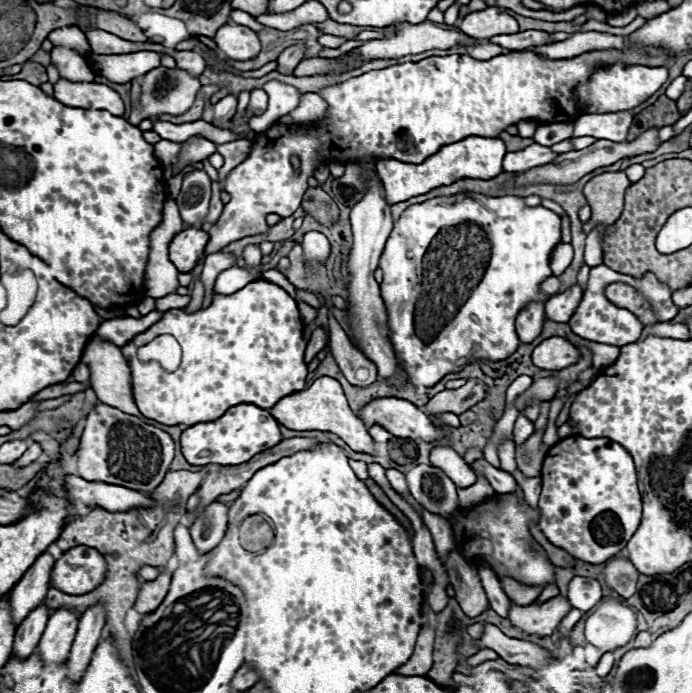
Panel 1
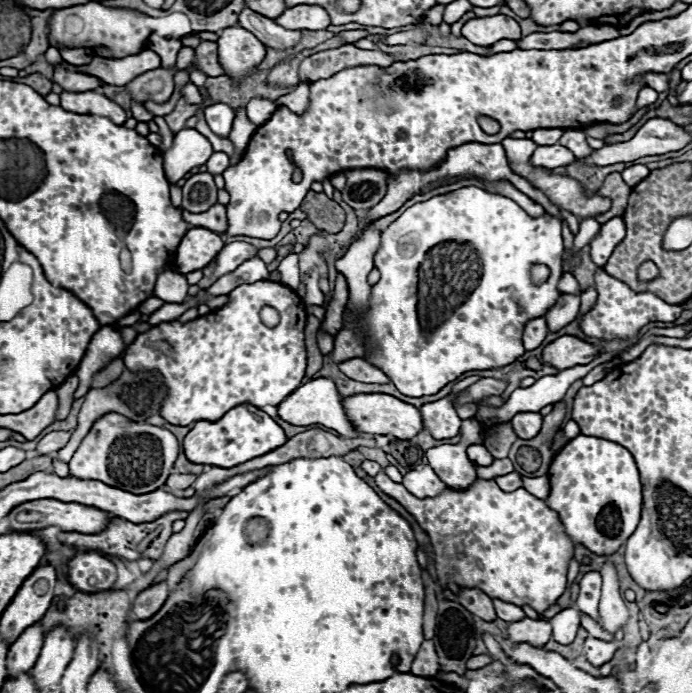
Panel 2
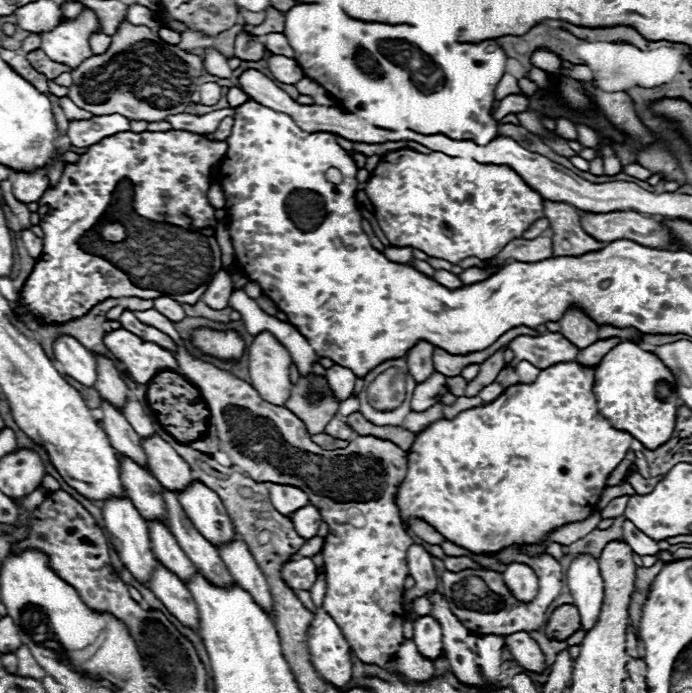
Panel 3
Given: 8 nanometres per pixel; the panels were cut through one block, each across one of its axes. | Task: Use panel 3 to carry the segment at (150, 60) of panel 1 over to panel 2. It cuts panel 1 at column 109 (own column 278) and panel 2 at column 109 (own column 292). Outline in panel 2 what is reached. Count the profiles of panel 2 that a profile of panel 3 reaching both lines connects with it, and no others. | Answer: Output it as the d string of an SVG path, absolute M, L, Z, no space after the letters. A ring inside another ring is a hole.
M144 50L140 54L118 58L118 60L94 56L92 62L82 66L80 70L88 72L88 74L94 74L96 78L104 80L106 84L124 86L126 82L134 80L136 76L140 76L148 70L156 70L156 68L160 68L160 56L152 50Z

